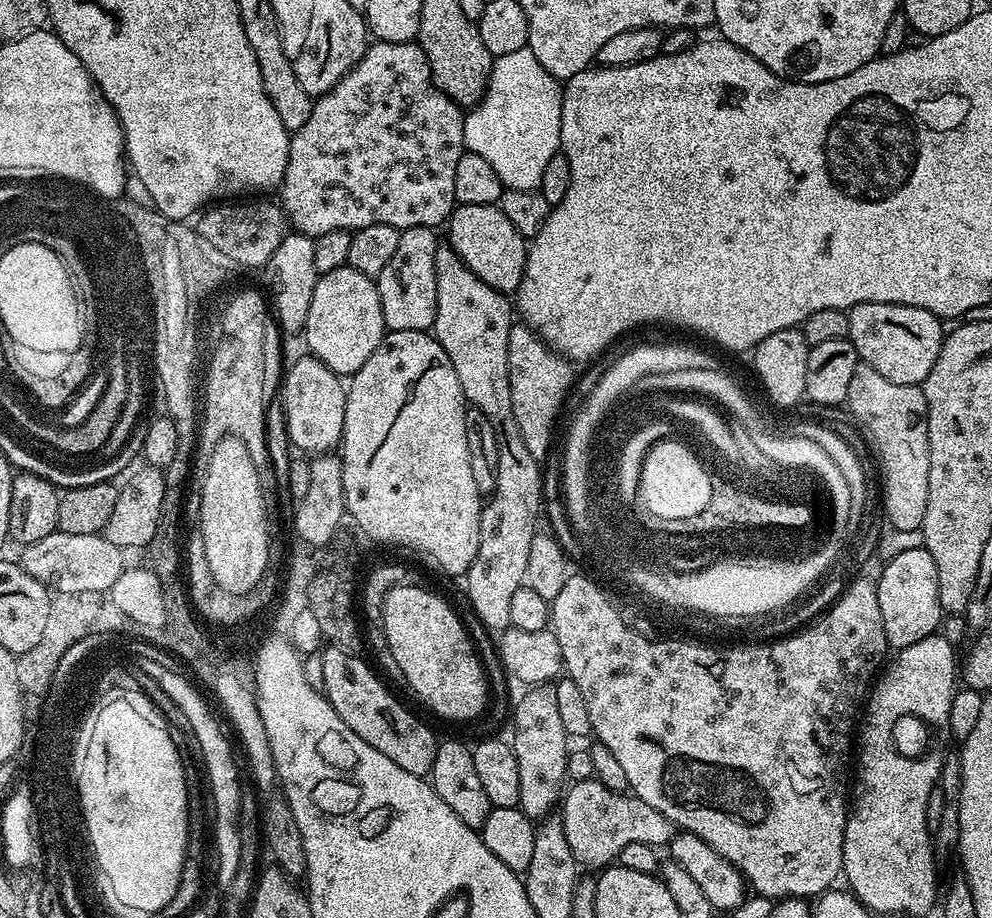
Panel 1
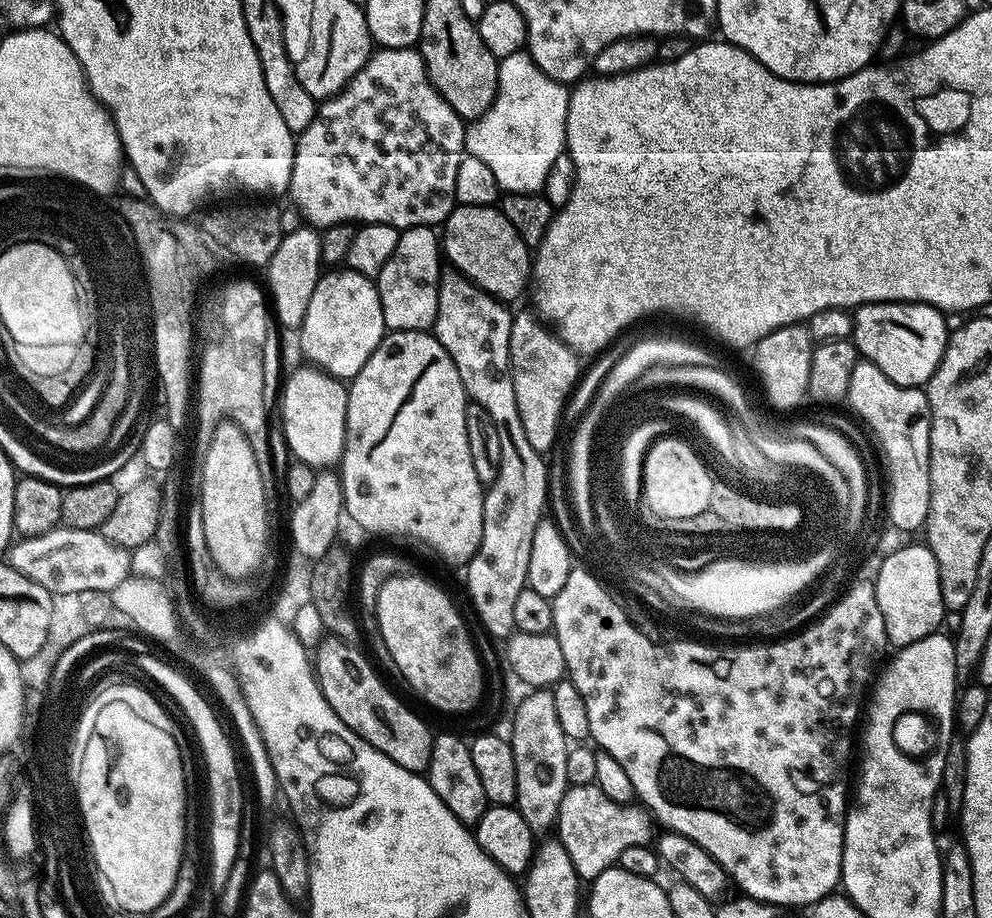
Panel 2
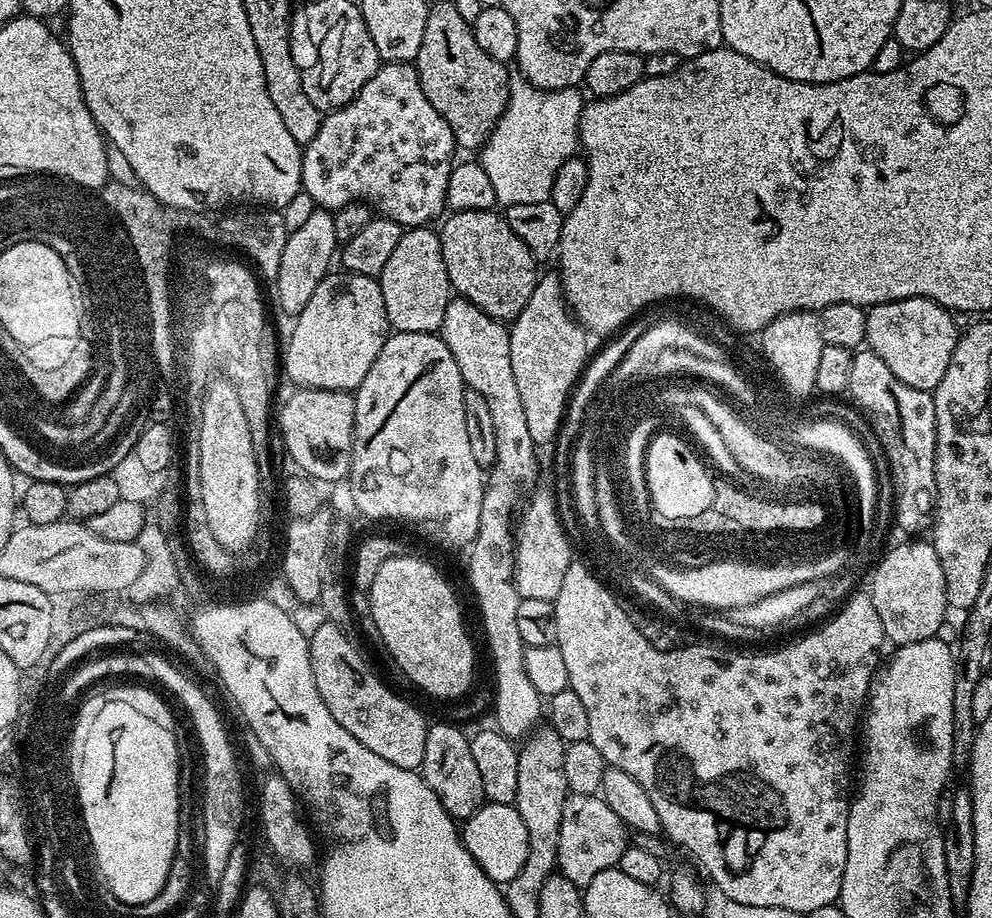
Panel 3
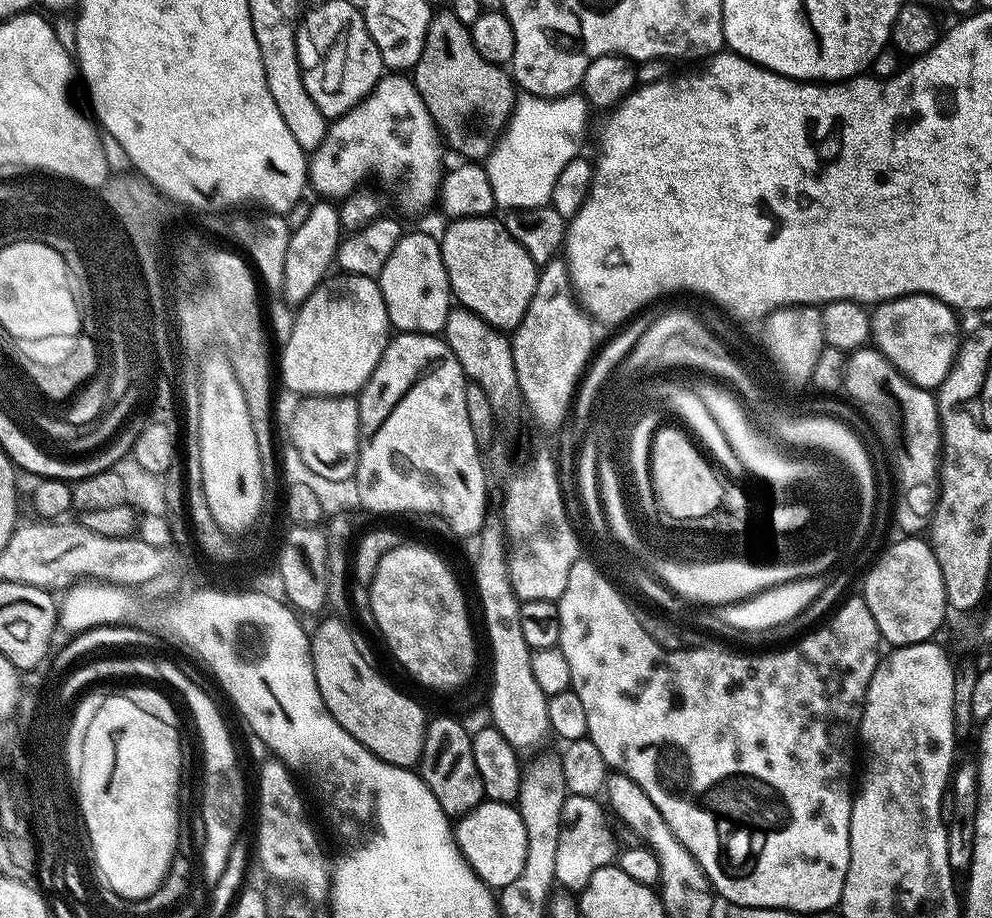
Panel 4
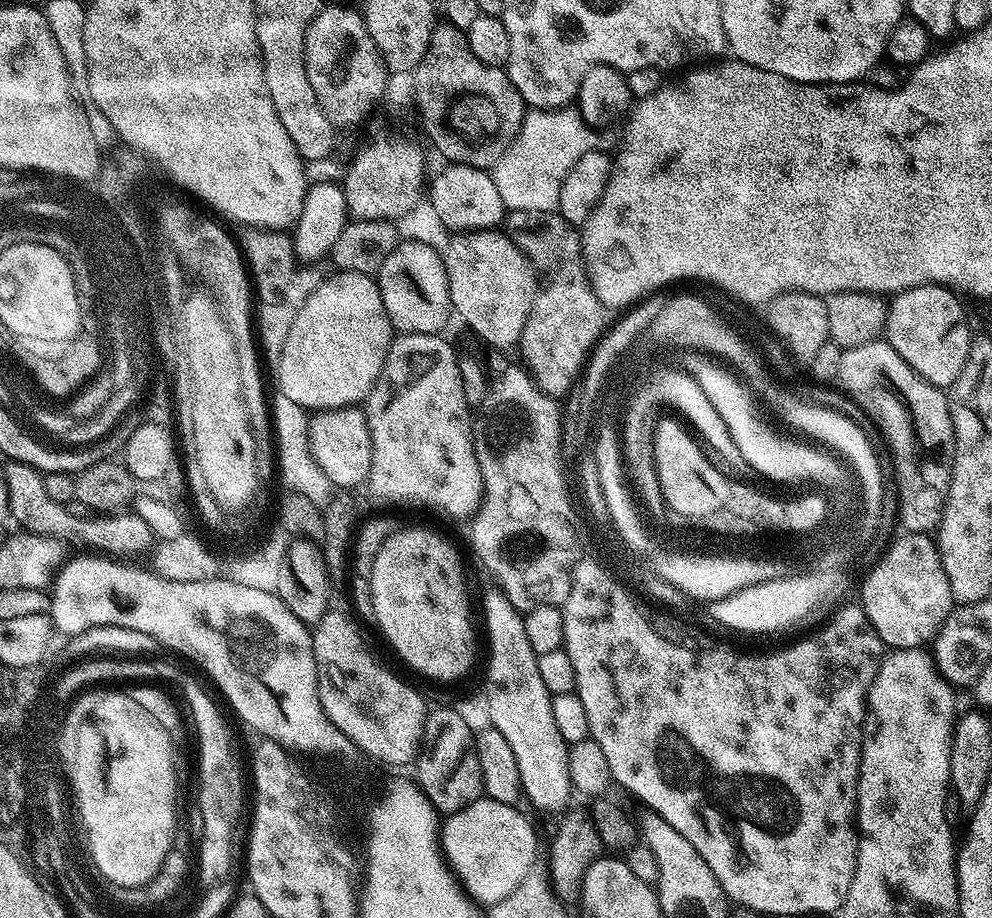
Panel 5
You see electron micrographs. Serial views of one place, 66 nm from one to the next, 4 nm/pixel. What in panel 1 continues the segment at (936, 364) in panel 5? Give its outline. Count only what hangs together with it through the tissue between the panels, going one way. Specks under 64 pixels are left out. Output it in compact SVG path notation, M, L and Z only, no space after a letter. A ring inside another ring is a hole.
M855 304L847 309L847 339L854 346L863 363L868 364L882 378L899 384L923 385L926 374L934 366L944 344L945 329L940 329L941 317L905 304Z

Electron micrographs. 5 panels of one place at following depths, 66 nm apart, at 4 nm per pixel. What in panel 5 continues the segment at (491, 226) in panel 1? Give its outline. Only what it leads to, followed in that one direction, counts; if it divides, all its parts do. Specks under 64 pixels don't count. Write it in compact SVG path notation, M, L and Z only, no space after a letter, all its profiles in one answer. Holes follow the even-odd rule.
M487 228L481 232L461 232L453 235L449 248L442 253L446 266L446 278L450 286L453 313L464 319L464 324L484 344L492 348L515 349L520 343L520 335L526 326L526 318L530 318L530 310L536 301L538 291L537 269L532 263L510 242L510 238L503 230Z

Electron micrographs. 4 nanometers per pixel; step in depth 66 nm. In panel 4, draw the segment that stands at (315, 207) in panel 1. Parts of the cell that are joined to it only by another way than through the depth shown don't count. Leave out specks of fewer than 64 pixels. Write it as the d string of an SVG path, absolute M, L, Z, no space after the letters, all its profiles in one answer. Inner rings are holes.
M385 74L381 76L370 95L351 108L346 114L331 121L322 146L311 153L308 162L308 184L324 198L343 198L357 191L358 185L370 172L378 172L388 180L397 180L404 184L404 196L417 210L425 209L437 203L440 195L442 167L440 168L440 148L442 137L434 118L430 118L430 110L426 110L426 102L422 102L422 94L418 94L415 83L404 74Z

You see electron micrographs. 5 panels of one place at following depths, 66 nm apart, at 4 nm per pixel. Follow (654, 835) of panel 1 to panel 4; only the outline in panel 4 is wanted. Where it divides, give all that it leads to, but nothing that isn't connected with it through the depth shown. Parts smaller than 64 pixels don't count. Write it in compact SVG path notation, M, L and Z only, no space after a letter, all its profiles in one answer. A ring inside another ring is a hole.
M565 795L562 806L562 822L558 834L558 851L554 858L554 874L556 884L565 893L579 894L583 892L586 882L590 882L590 874L594 870L609 867L617 859L618 845L612 826L608 826L604 818L605 809L600 809L601 801L595 796Z

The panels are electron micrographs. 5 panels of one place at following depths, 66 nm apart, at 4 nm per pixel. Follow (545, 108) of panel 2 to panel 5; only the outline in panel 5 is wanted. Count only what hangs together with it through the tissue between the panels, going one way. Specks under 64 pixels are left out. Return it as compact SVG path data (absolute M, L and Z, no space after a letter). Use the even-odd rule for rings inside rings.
M575 107L525 111L519 134L491 169L494 186L498 186L498 194L502 194L505 209L555 212L566 174L570 174L582 154L593 151L592 136L593 129Z

